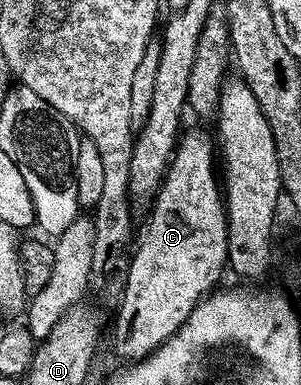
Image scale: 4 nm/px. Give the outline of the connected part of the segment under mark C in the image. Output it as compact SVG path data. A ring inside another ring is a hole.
M190 129L181 134L180 140L171 156L169 166L149 210L150 222L146 225L146 234L138 245L138 250L130 257L130 267L126 270L126 279L121 286L122 302L118 305L118 319L114 323L114 341L118 349L134 363L150 356L161 347L172 334L192 315L194 308L203 297L215 292L218 280L228 269L226 252L226 207L224 193L220 188L220 177L216 172L216 151L212 137L202 129Z

